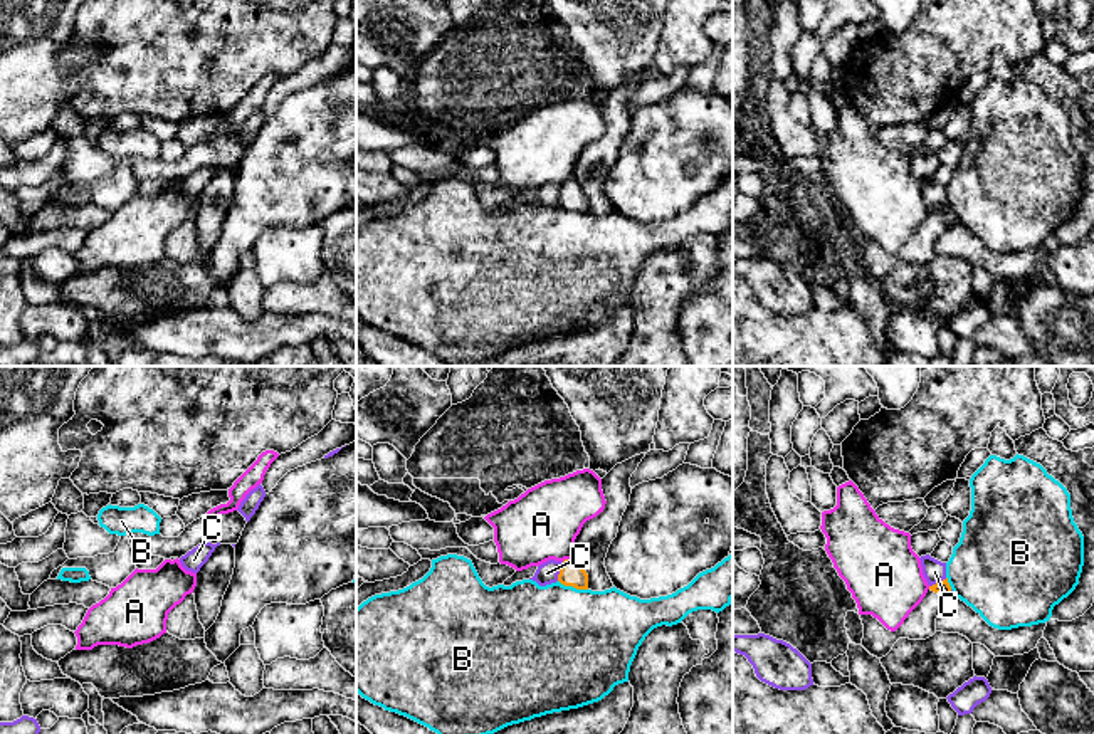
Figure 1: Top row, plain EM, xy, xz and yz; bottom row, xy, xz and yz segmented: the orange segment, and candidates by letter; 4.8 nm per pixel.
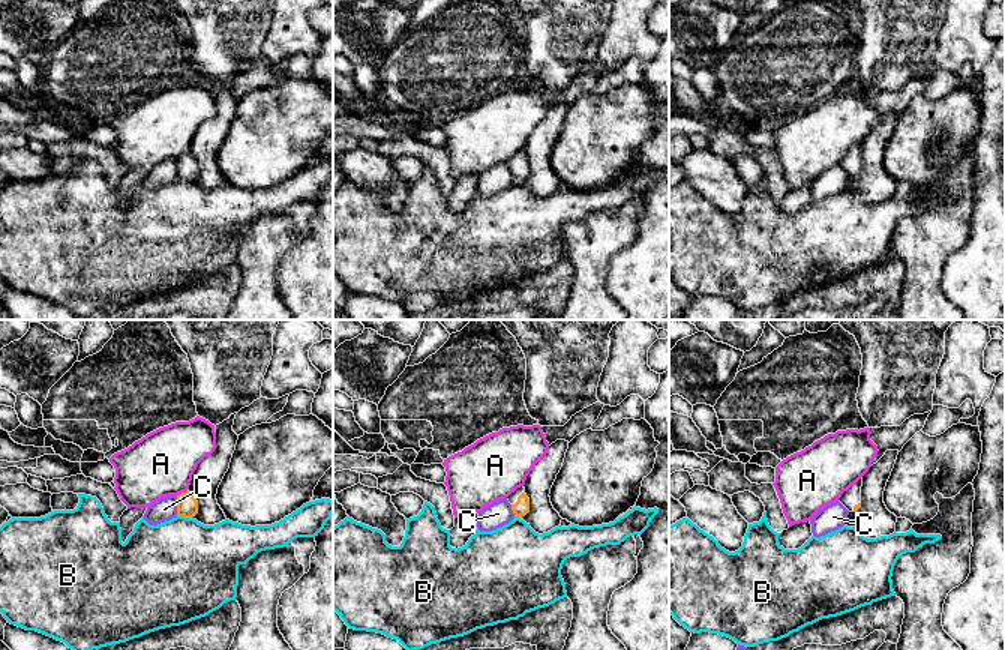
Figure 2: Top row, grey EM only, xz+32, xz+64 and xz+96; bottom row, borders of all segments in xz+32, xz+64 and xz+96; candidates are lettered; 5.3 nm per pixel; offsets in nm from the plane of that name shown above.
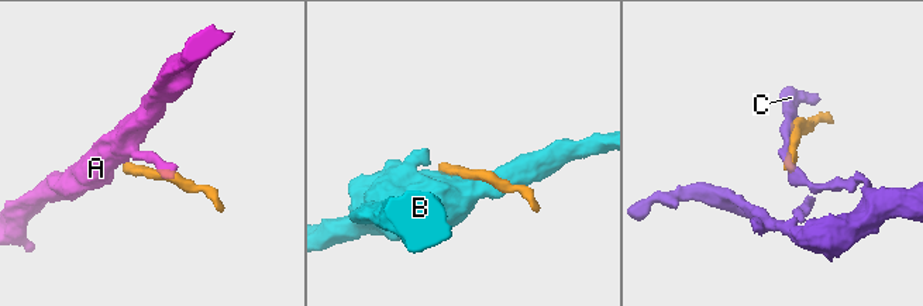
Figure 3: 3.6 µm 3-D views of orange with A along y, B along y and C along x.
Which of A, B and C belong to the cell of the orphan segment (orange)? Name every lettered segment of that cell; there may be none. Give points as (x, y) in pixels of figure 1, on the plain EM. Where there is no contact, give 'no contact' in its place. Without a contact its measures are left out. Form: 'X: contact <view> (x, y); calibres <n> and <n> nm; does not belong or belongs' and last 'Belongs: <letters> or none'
A: contact xz (567, 183); calibres 120 and 340 nm; does not belong
B: contact xz (573, 210); calibres 120 and 500 nm; does not belong
C: contact xz (560, 195); calibres 120 and 110 nm; does not belong
Belongs: none

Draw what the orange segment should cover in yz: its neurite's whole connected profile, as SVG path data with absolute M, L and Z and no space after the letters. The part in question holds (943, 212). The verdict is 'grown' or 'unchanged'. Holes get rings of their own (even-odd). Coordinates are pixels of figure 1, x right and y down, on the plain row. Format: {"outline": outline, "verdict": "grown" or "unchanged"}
{"outline": "M948 202L929 210L923 225L909 237L904 247L896 254L887 254L872 239L860 239L864 249L862 270L874 280L886 280L899 262L926 264L936 257L936 242L946 230L951 218Z", "verdict": "grown"}

